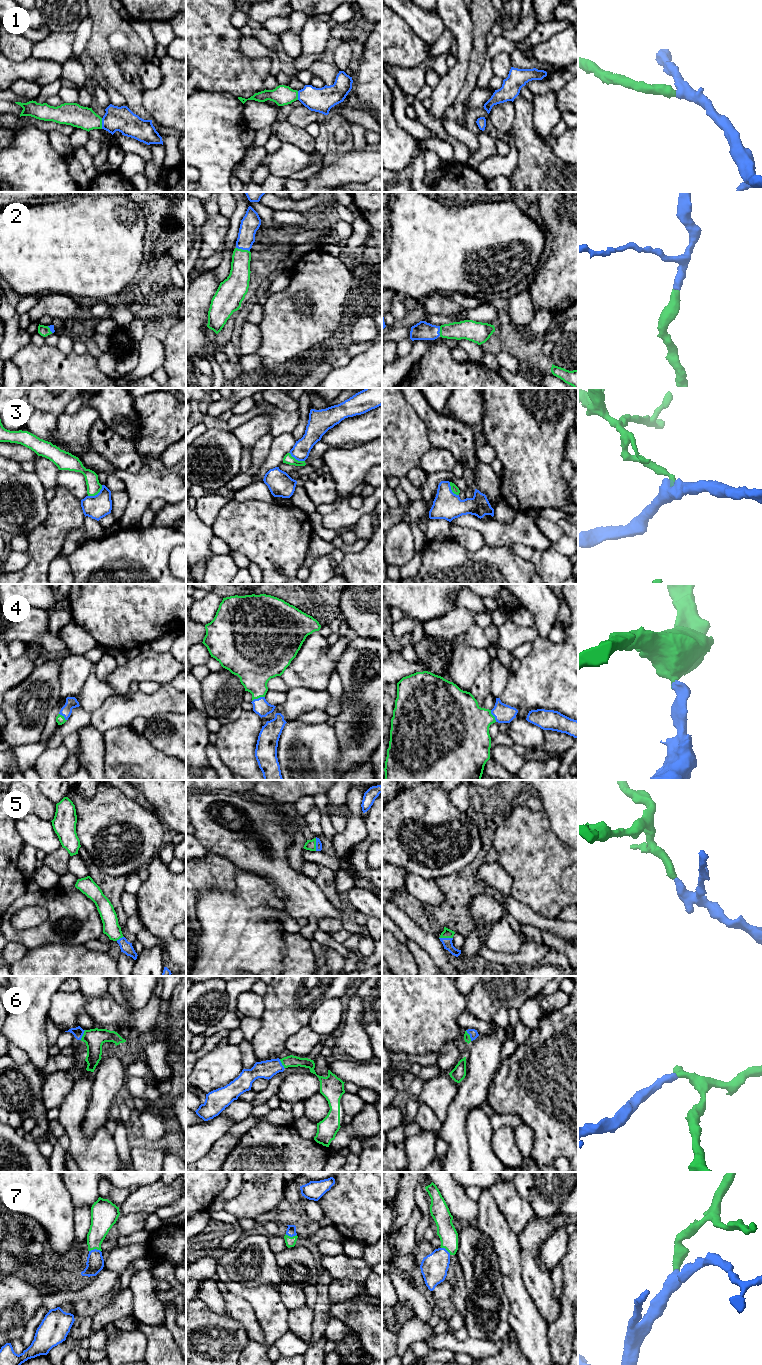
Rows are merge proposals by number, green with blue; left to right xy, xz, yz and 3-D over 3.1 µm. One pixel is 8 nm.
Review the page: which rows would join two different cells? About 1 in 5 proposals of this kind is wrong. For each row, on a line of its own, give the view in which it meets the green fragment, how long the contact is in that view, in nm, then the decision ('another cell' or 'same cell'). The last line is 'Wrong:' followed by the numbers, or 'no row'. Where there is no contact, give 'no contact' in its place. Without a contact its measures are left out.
1: xy | 90 nm | same cell
2: xz | 120 nm | same cell
3: xy | 150 nm | another cell
4: xz | 110 nm | same cell
5: yz | 110 nm | same cell
6: yz | 100 nm | same cell
7: xy | 100 nm | same cell
Wrong: 3

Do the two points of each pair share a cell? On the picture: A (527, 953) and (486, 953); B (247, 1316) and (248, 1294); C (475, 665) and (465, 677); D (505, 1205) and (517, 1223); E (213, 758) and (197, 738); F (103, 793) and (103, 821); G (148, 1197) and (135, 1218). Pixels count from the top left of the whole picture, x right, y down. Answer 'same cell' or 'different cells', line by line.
A: same cell
B: different cells
C: same cell
D: same cell
E: different cells
F: same cell
G: different cells

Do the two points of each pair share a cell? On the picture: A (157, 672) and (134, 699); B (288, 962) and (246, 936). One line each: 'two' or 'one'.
A: two
B: two

